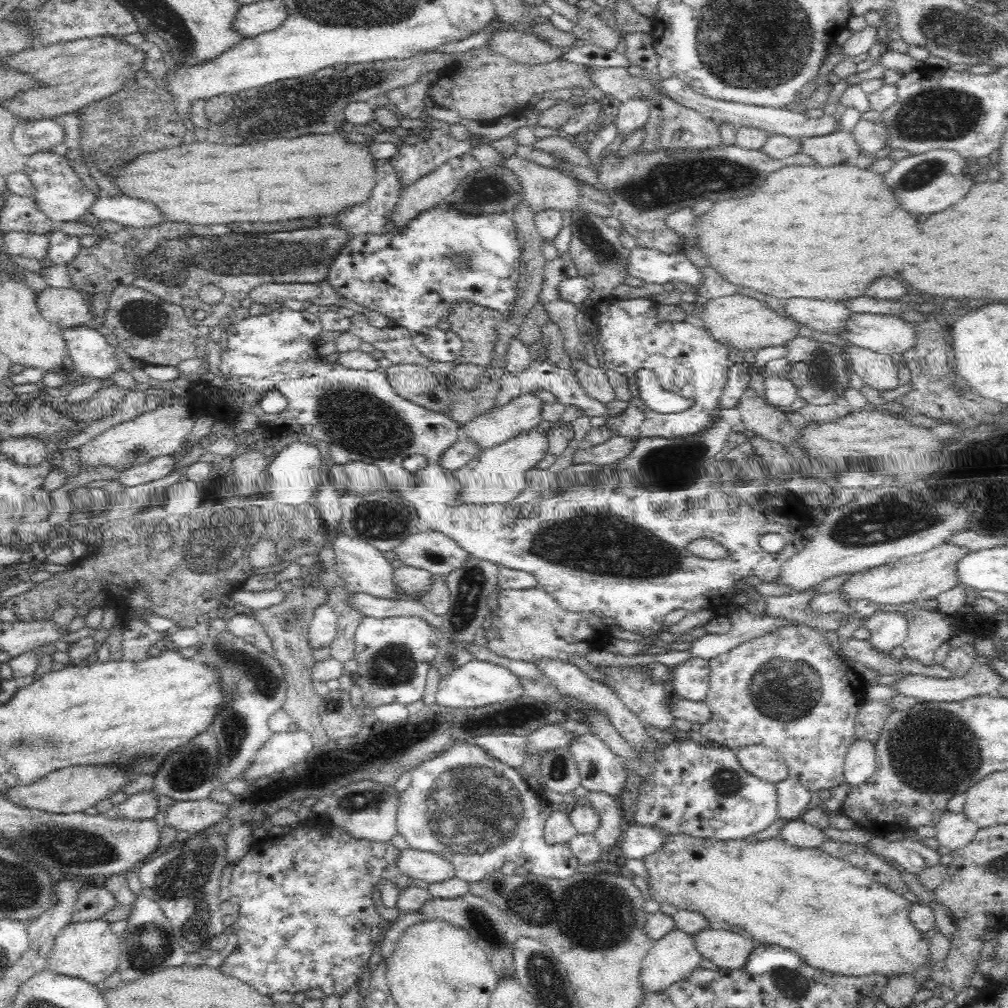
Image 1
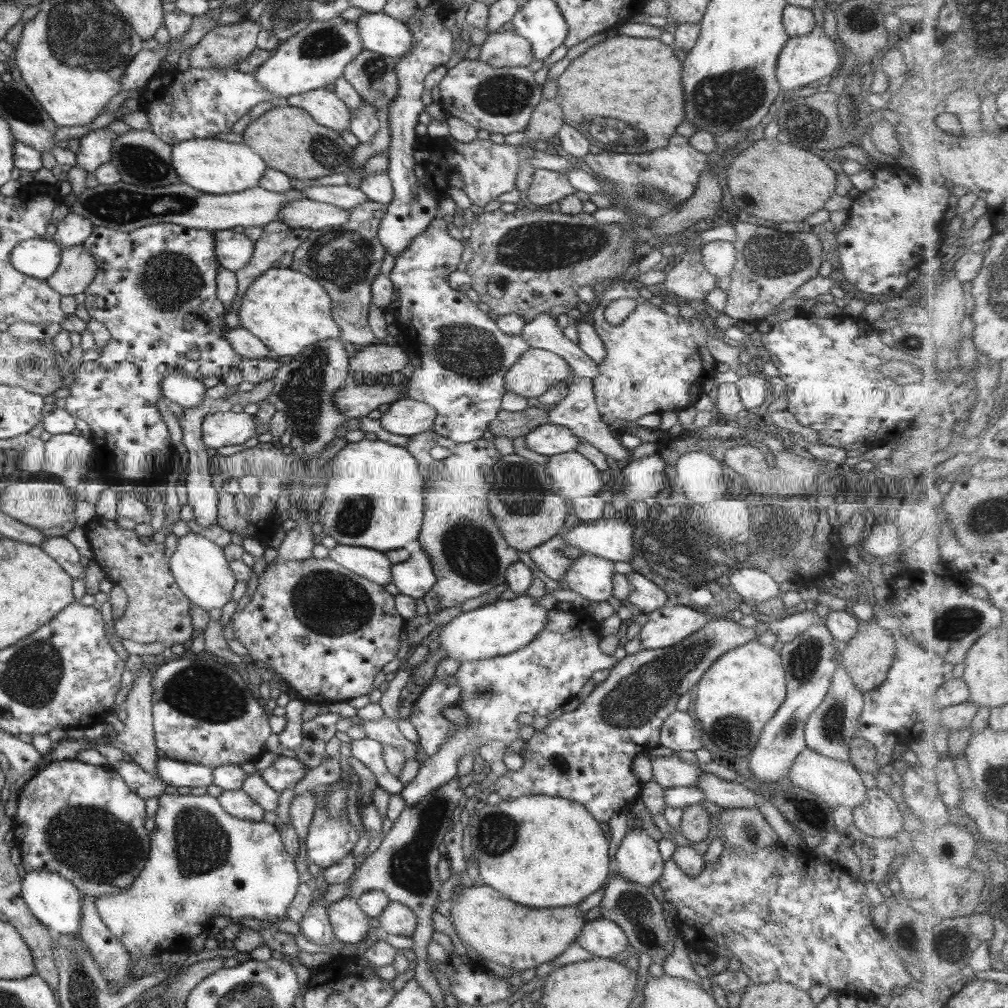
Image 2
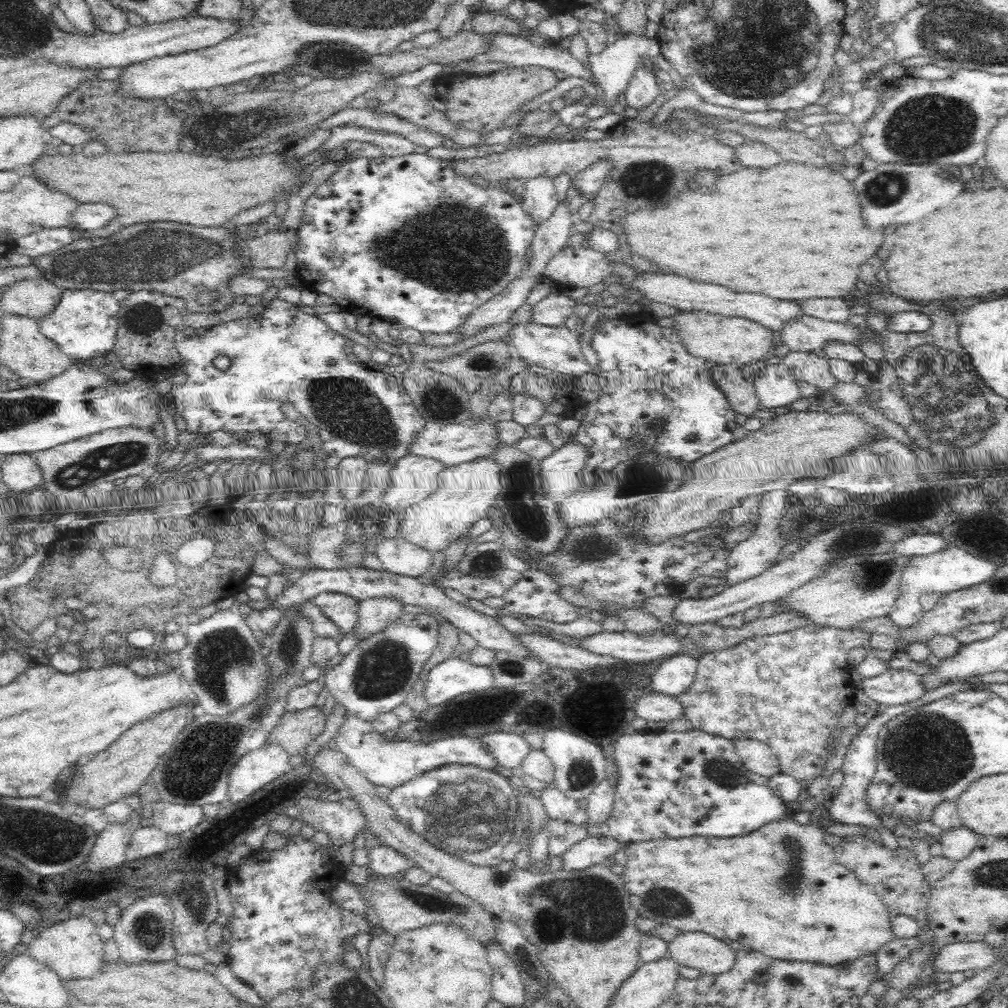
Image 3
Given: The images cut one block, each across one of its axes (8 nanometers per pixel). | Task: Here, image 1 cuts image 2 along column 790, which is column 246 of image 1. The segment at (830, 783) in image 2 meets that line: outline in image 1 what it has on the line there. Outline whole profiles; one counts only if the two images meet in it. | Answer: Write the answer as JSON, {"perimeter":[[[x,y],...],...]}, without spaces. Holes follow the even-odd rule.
{"perimeter":[[[302,729],[274,734],[256,751],[254,762],[240,776],[241,780],[254,782],[262,776],[281,772],[290,766],[305,760],[313,749],[311,736]]]}

